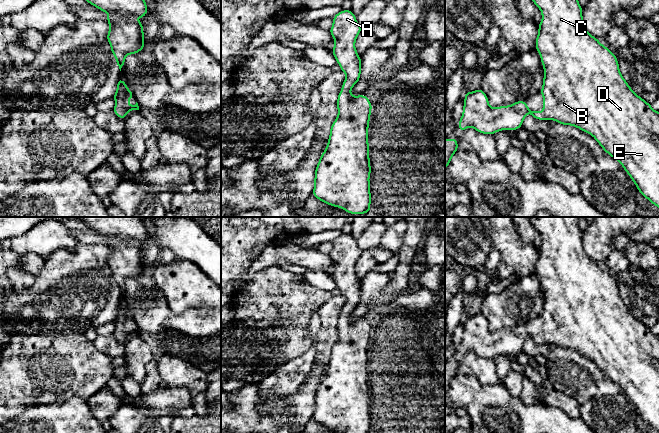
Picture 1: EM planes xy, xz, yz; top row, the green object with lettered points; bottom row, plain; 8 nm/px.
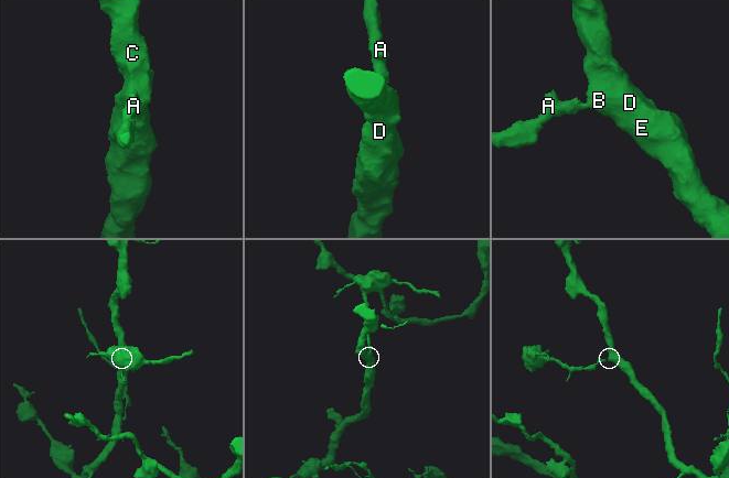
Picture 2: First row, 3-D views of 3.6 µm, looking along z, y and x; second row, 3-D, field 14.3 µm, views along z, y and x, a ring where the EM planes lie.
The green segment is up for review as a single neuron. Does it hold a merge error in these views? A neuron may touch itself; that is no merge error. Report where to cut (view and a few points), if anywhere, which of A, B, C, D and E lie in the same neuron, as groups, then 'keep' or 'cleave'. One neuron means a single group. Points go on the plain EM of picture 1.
no cut; A B C D E; keep

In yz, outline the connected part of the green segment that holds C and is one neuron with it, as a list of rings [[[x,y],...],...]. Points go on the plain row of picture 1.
[[[578,217],[529,219],[542,237],[535,273],[540,278],[544,292],[543,310],[540,314],[543,319],[543,335],[530,335],[524,324],[509,330],[491,332],[486,317],[479,312],[473,316],[465,316],[463,337],[458,347],[459,354],[464,356],[467,351],[472,351],[479,357],[493,359],[501,354],[517,354],[522,351],[528,337],[537,344],[554,344],[562,349],[577,351],[592,359],[606,377],[618,384],[638,415],[659,431],[659,336],[653,334],[651,328],[633,316],[620,297],[617,281],[586,254]]]

